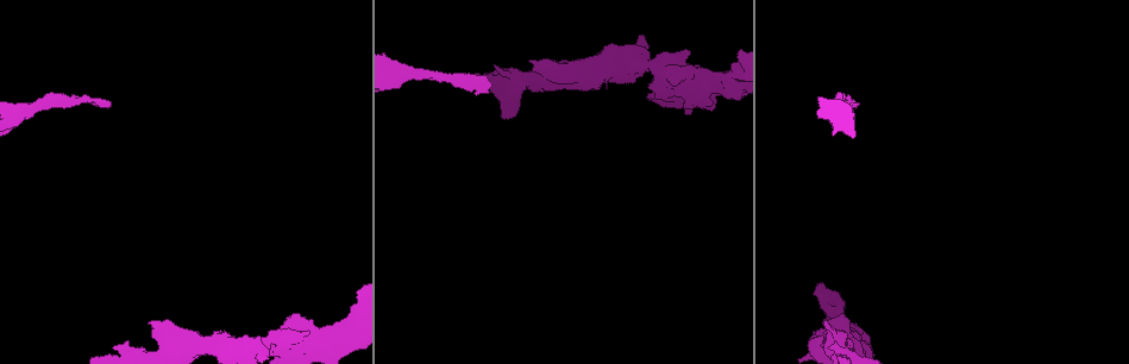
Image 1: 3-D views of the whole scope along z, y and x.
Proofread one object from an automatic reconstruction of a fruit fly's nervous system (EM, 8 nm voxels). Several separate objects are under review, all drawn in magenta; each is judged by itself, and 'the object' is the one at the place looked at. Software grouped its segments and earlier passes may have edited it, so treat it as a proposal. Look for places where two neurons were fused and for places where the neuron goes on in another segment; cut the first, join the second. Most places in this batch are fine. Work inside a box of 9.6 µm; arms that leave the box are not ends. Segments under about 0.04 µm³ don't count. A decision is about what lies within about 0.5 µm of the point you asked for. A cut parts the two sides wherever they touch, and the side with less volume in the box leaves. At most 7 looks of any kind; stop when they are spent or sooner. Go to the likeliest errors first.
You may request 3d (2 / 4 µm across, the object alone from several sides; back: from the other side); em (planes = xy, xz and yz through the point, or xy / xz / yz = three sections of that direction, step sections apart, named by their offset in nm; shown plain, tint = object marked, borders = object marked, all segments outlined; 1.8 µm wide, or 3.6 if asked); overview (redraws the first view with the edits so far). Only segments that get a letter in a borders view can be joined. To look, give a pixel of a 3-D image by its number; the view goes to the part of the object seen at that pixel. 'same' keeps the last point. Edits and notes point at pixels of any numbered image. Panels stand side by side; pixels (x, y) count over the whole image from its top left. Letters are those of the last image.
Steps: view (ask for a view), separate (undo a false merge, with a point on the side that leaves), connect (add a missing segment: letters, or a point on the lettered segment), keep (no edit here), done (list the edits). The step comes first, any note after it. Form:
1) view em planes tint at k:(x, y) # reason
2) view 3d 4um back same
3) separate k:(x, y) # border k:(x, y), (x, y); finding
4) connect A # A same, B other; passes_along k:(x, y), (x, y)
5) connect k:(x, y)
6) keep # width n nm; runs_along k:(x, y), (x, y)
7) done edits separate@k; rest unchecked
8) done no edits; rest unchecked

view em planes borders at 1:(488, 90) # branch stops here

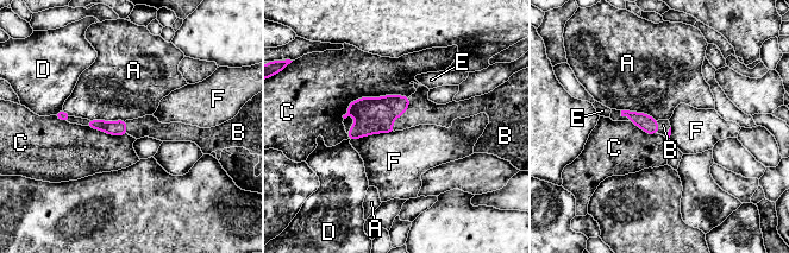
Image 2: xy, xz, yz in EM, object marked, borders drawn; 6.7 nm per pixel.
connect B # longest_contact C 480 nm; A other, B same, C other, D other, E other, F other; passes_along 2:(373, 115), (401, 114), (421, 111); the neuron continues

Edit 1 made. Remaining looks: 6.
view 3d 2um at 1:(308, 333) # free end

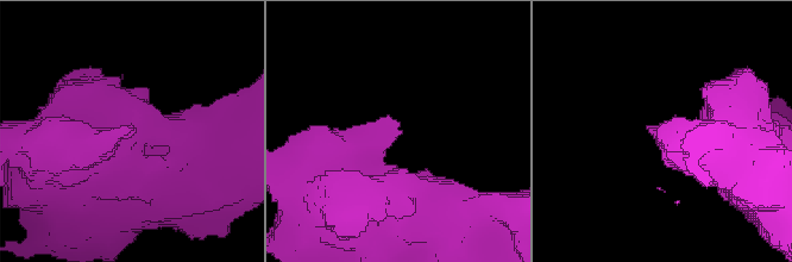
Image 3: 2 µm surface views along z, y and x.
view em planes borders at 3:(133, 128) # need the tissue

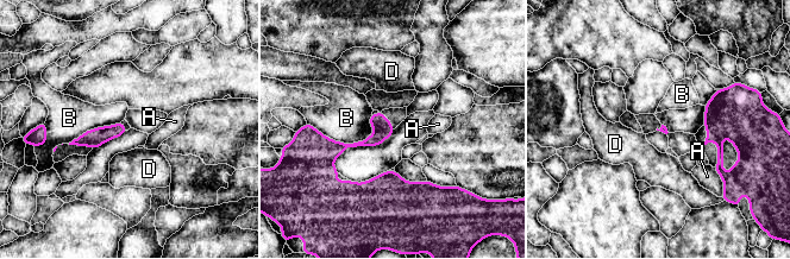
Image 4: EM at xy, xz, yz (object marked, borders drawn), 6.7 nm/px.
keep # A other, B other, D other; runs_along 4:(390, 130), (345, 146), (323, 139); no lettered segment goes on from it

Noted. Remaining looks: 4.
view 3d 4um back at 1:(150, 322) # branch stops here

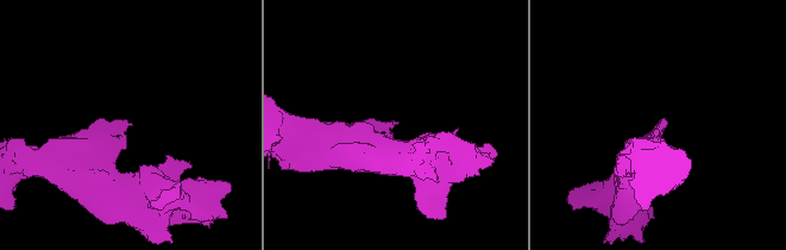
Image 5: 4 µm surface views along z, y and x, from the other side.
view em yz step 8 borders at 5:(394, 122)

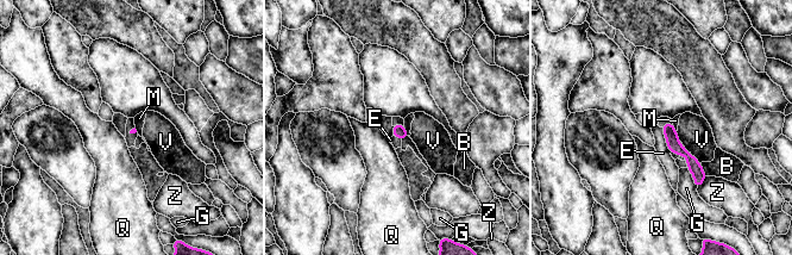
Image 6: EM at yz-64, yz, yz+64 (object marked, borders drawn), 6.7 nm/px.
keep # B other, E other, G other, M other, Q other, V other, Z other; border 6:(660, 128), (666, 147), (671, 151); no lettered segment goes on from it

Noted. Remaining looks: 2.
done edits connect@2; rest unchecked

